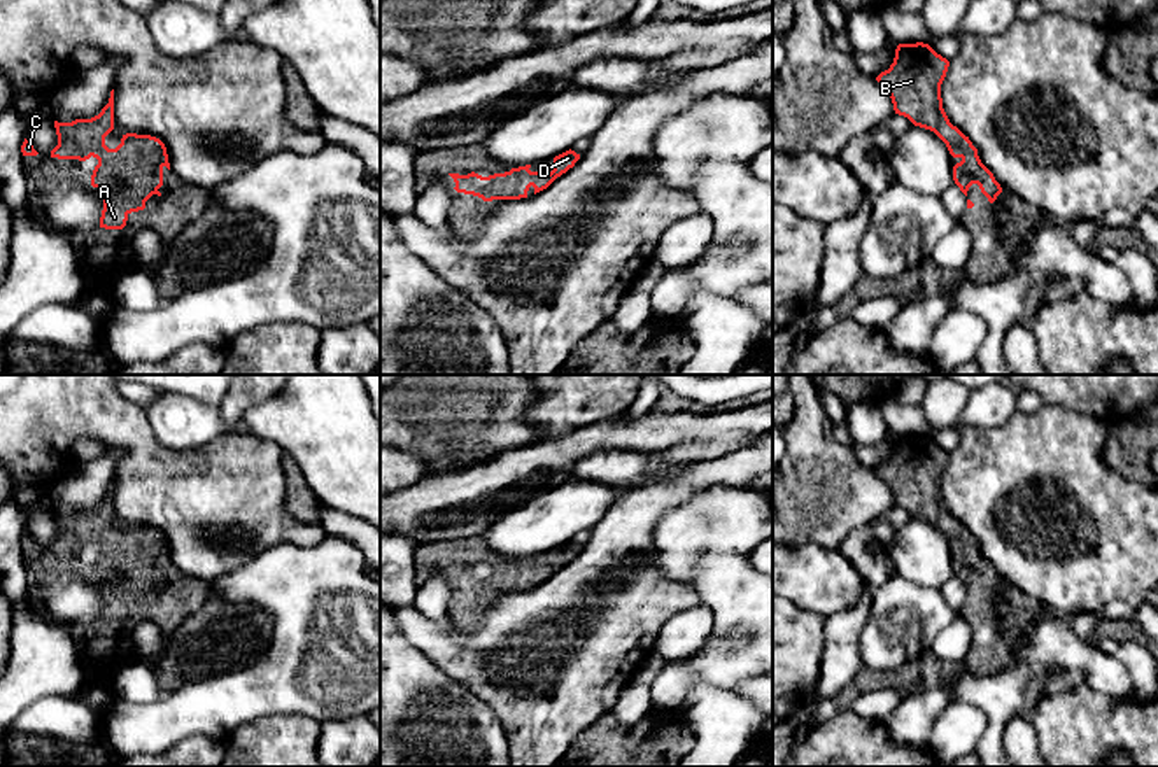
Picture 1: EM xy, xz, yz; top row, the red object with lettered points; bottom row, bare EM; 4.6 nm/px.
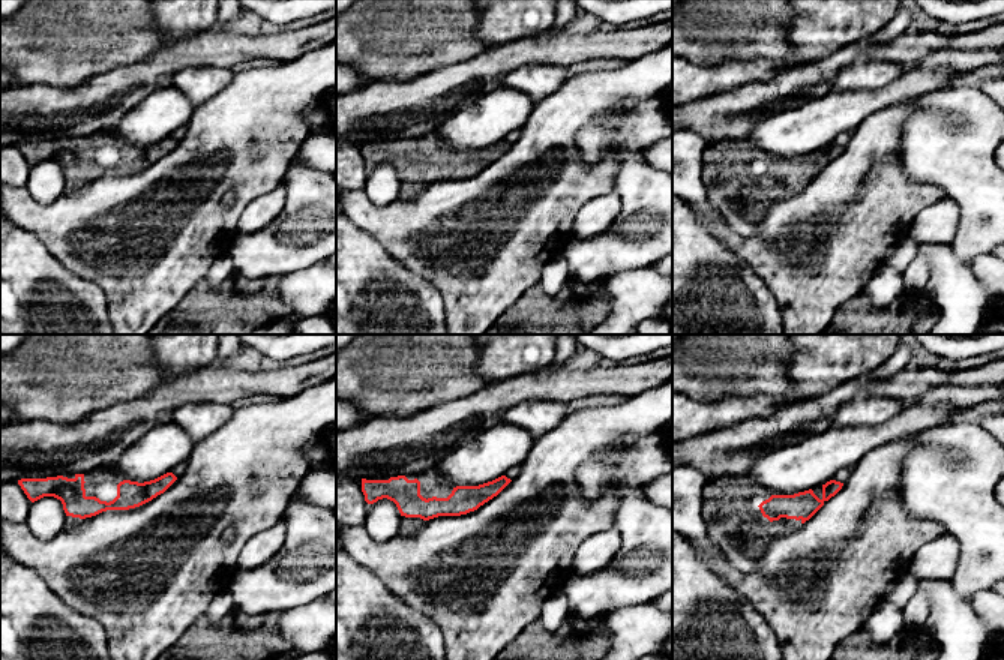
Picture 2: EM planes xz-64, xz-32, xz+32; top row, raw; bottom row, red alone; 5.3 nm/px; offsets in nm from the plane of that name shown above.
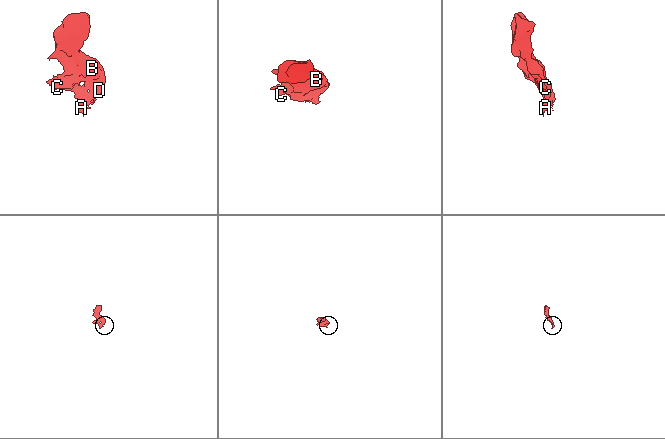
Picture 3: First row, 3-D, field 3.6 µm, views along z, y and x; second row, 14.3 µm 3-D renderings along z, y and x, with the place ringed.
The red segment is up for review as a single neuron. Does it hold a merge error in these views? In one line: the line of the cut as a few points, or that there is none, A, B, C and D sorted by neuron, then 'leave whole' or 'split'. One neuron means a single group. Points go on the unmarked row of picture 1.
cut none; groups A B C D; leave whole

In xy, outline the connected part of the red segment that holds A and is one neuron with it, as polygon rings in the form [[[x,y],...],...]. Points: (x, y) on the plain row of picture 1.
[[[114,482],[98,508],[72,515],[54,513],[54,520],[58,538],[51,550],[98,552],[91,578],[103,585],[100,620],[123,622],[131,604],[144,602],[152,587],[161,588],[158,581],[163,578],[163,560],[170,562],[170,555],[159,531],[126,525],[116,541],[105,538],[105,529],[114,522]]]

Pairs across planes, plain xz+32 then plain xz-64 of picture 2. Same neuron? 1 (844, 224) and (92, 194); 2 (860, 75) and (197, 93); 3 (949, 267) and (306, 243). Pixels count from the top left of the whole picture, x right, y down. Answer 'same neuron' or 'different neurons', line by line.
1: same neuron
2: same neuron
3: different neurons

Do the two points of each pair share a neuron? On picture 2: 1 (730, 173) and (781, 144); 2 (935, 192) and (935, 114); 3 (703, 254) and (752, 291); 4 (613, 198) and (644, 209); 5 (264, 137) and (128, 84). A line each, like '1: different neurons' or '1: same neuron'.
1: different neurons
2: different neurons
3: same neuron
4: different neurons
5: different neurons

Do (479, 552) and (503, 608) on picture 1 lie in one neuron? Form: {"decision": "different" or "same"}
{"decision": "different"}

